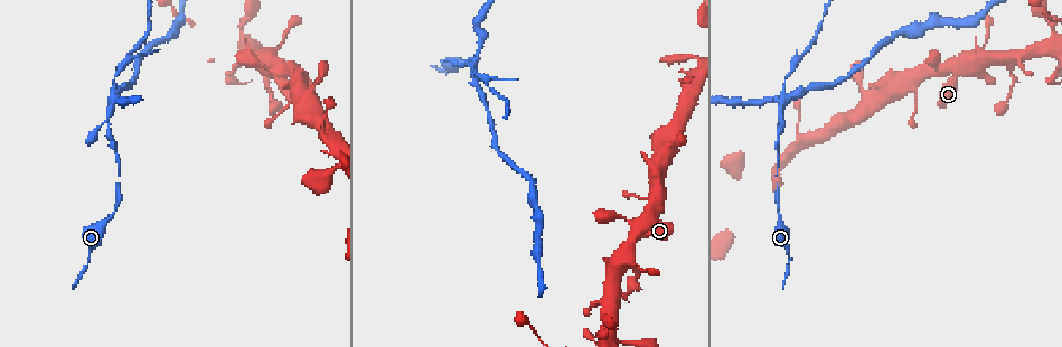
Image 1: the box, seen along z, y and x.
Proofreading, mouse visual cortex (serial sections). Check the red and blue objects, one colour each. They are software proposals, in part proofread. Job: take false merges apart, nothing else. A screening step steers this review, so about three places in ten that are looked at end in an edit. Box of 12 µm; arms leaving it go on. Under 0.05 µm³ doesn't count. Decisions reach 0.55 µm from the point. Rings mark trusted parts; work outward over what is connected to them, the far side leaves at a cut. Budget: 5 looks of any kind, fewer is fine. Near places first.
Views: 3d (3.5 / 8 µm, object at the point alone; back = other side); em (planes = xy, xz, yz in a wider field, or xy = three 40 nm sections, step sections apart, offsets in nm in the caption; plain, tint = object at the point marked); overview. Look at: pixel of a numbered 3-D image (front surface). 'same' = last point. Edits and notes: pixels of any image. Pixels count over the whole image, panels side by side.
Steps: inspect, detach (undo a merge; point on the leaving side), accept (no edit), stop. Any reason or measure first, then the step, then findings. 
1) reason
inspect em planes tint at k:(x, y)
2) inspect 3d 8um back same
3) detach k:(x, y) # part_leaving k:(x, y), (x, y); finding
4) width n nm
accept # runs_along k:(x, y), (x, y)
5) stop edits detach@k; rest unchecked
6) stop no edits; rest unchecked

narrows sharply
inspect 3d 8um at 1:(779, 210)

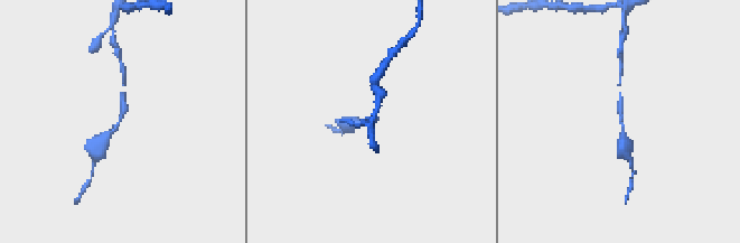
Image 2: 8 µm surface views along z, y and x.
zoom in
inspect 3d 3.5um back at 2:(621, 122)

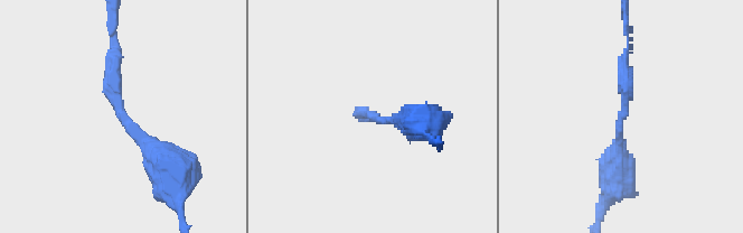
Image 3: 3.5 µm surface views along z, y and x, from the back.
accept # runs_along 3:(172, 173), (116, 103), (116, 42); continuous, no second cell

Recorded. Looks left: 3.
three-way junction
inspect 3d 3.5um at 1:(108, 110)

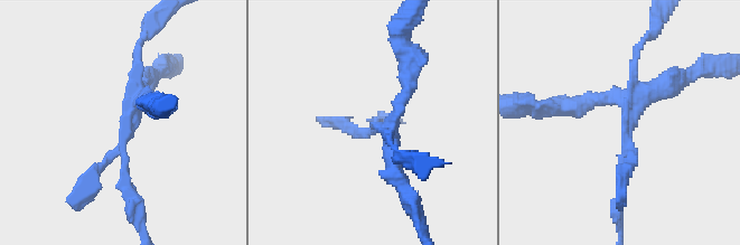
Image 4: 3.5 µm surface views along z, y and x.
inspect em planes tint at 4:(380, 127)

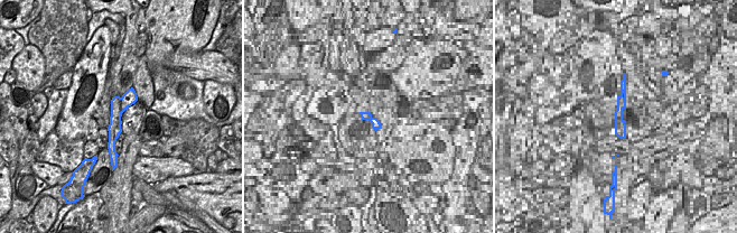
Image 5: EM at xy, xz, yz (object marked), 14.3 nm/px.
detach 4:(402, 190) # two cells meet here

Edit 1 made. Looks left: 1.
stop edits detach@4; rest unchecked

